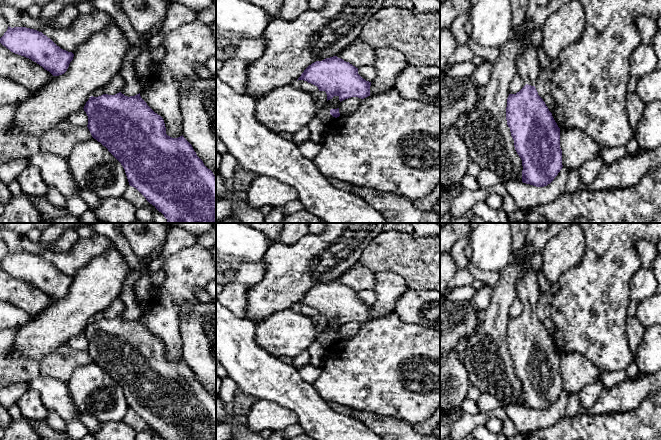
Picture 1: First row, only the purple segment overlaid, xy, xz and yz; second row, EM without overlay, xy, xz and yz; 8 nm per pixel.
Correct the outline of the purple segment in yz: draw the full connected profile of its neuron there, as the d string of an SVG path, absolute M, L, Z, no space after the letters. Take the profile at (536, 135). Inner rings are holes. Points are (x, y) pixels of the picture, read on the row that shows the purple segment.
M531 36L525 38L524 42L525 49L517 56L516 65L517 74L526 85L516 94L509 94L506 120L514 140L515 150L522 160L522 182L544 187L554 180L563 167L560 128L535 88L539 73L537 48L532 44Z

